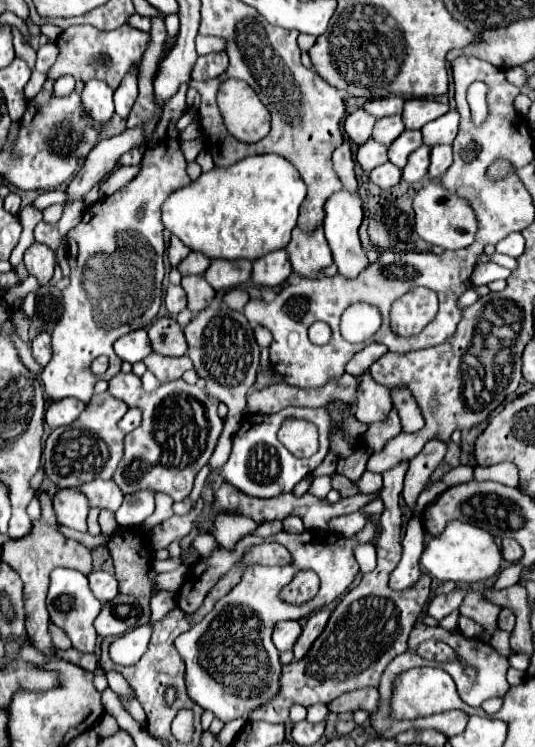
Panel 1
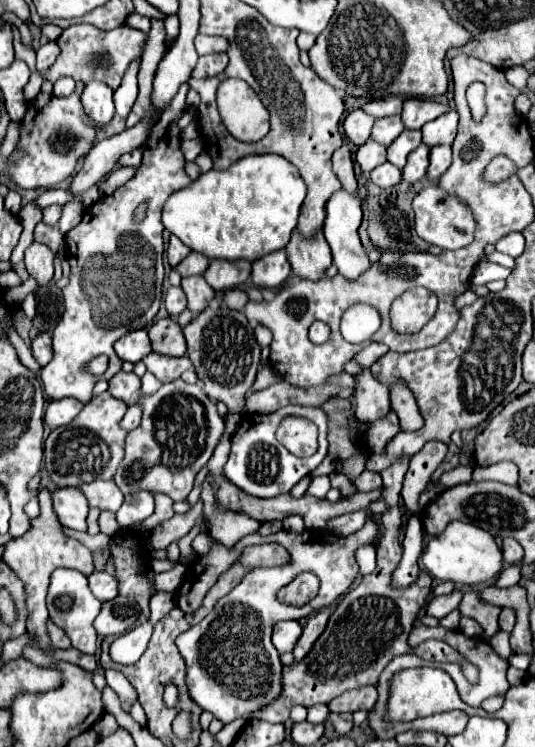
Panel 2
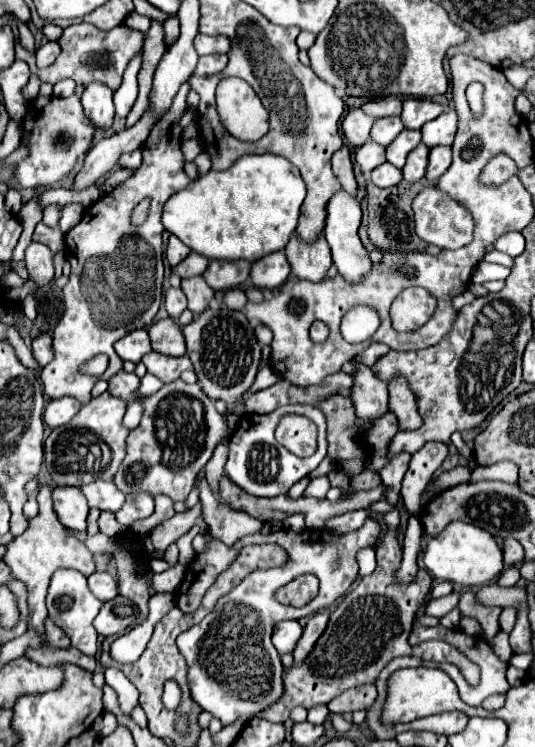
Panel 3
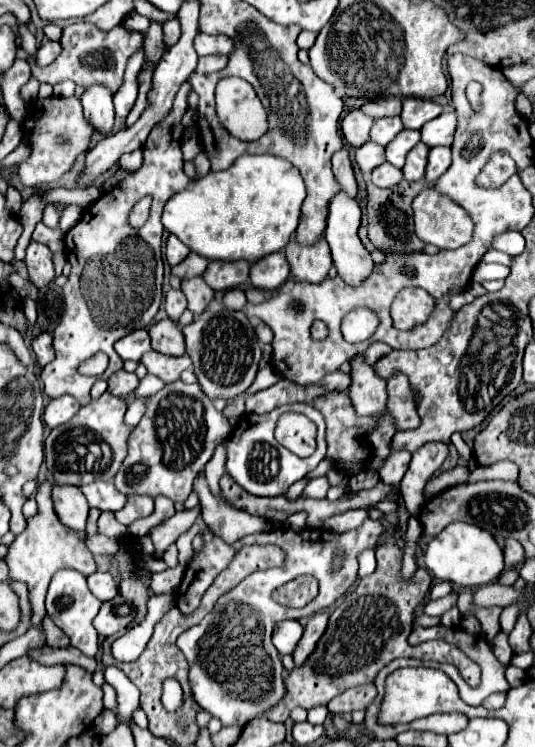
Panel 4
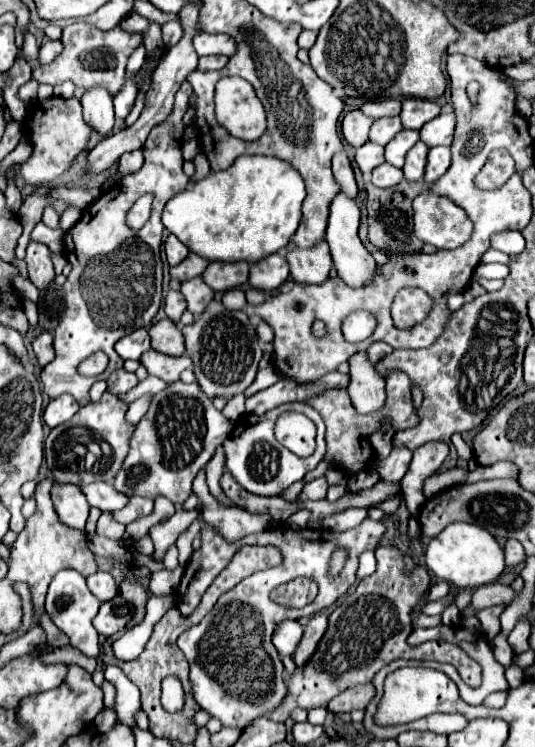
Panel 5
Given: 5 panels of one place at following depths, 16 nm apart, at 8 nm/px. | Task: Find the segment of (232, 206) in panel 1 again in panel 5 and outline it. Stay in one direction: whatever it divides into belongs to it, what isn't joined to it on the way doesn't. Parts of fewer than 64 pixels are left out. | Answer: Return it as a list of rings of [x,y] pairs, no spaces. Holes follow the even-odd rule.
[[[240,156],[230,168],[212,172],[174,196],[164,208],[162,222],[168,232],[188,244],[190,252],[208,262],[250,262],[250,286],[272,292],[290,274],[288,262],[278,250],[290,242],[302,220],[304,196],[302,178],[284,160],[272,156]]]

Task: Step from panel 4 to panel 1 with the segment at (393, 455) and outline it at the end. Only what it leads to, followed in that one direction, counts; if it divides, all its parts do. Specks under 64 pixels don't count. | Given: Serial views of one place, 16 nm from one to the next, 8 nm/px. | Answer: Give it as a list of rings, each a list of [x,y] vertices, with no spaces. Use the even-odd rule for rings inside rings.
[[[408,462],[396,464],[388,472],[382,472],[384,488],[382,500],[386,504],[384,514],[380,516],[380,534],[374,542],[378,552],[378,566],[370,574],[364,574],[360,584],[352,588],[348,594],[342,596],[338,606],[334,608],[324,632],[318,636],[310,652],[288,666],[282,668],[280,678],[280,694],[270,700],[268,704],[260,706],[258,710],[248,714],[248,720],[266,720],[266,722],[286,722],[292,704],[312,706],[312,704],[330,704],[334,698],[342,696],[344,692],[364,688],[364,686],[378,686],[382,670],[398,656],[408,650],[408,634],[412,624],[420,616],[428,596],[430,596],[430,576],[422,572],[420,580],[408,588],[408,592],[392,592],[388,588],[388,576],[392,568],[400,562],[400,522],[402,512],[398,506],[404,474],[408,470]]]

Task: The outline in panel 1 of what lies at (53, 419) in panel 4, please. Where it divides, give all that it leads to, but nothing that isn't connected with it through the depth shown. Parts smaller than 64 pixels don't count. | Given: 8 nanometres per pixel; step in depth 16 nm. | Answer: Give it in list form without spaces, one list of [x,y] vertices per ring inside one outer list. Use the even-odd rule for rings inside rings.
[[[62,398],[62,400],[54,400],[50,402],[50,406],[46,408],[46,424],[54,430],[58,426],[70,424],[78,418],[78,414],[84,410],[84,404],[76,398]]]

